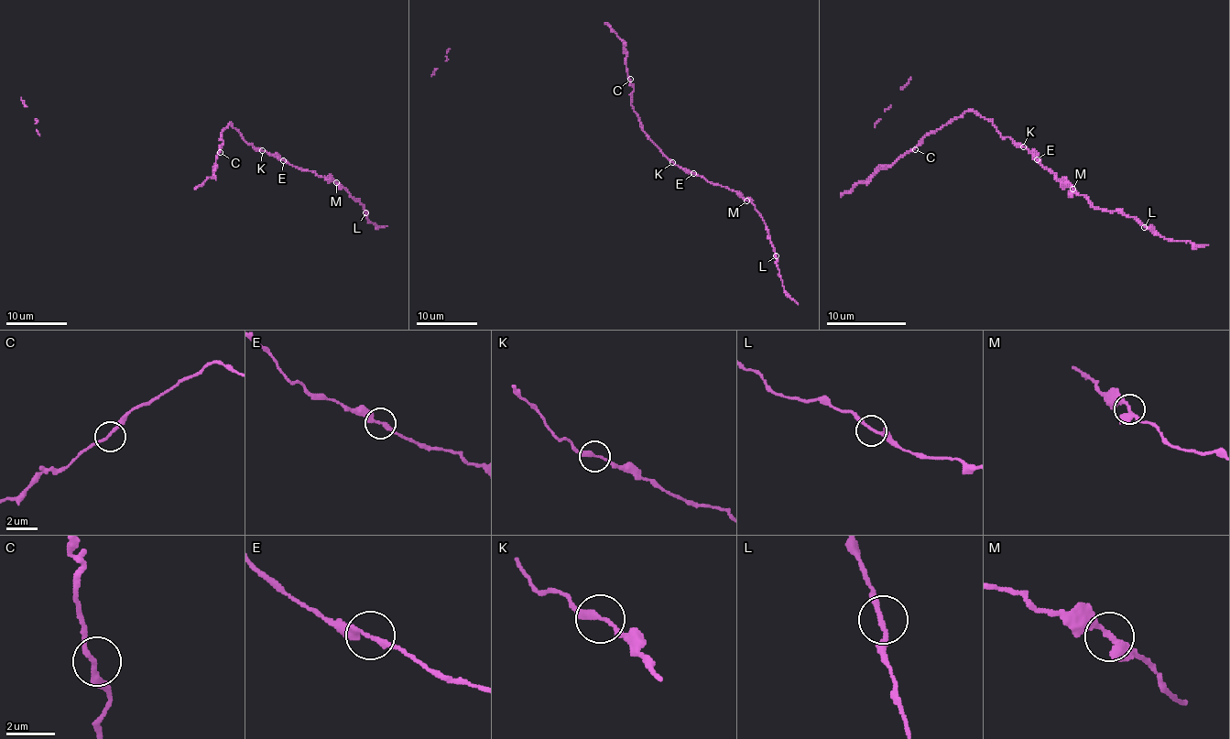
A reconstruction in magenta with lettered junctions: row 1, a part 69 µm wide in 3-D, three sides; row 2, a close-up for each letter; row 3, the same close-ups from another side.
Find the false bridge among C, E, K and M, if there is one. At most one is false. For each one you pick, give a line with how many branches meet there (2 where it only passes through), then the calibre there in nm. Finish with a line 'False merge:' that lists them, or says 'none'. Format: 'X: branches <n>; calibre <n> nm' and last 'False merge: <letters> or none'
False merge: none

